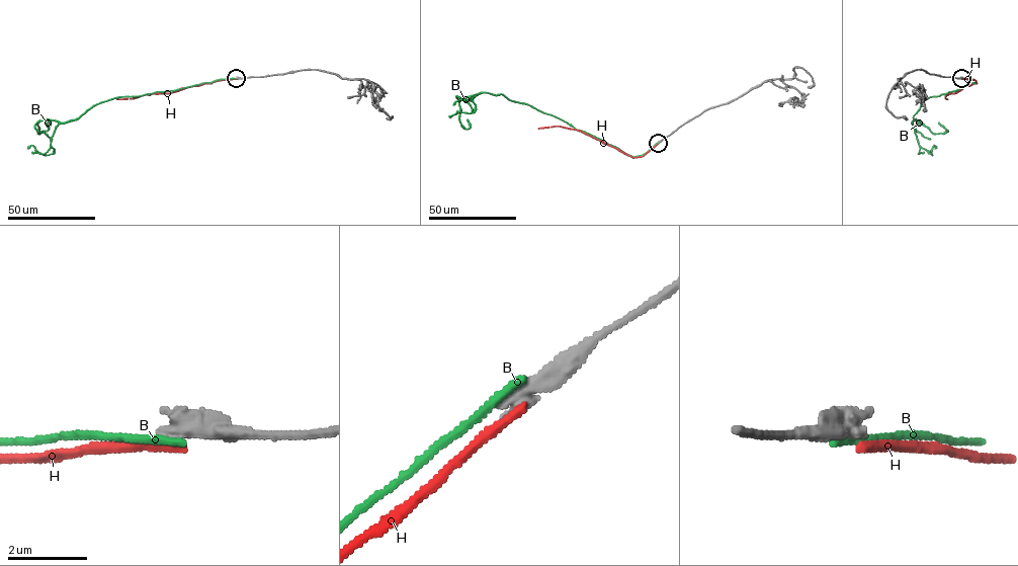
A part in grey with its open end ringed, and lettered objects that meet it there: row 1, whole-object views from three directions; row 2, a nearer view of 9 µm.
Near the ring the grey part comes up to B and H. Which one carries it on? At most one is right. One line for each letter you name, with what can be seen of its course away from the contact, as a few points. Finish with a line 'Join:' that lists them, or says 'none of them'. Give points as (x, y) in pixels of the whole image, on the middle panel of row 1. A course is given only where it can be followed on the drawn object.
Join: none of them

